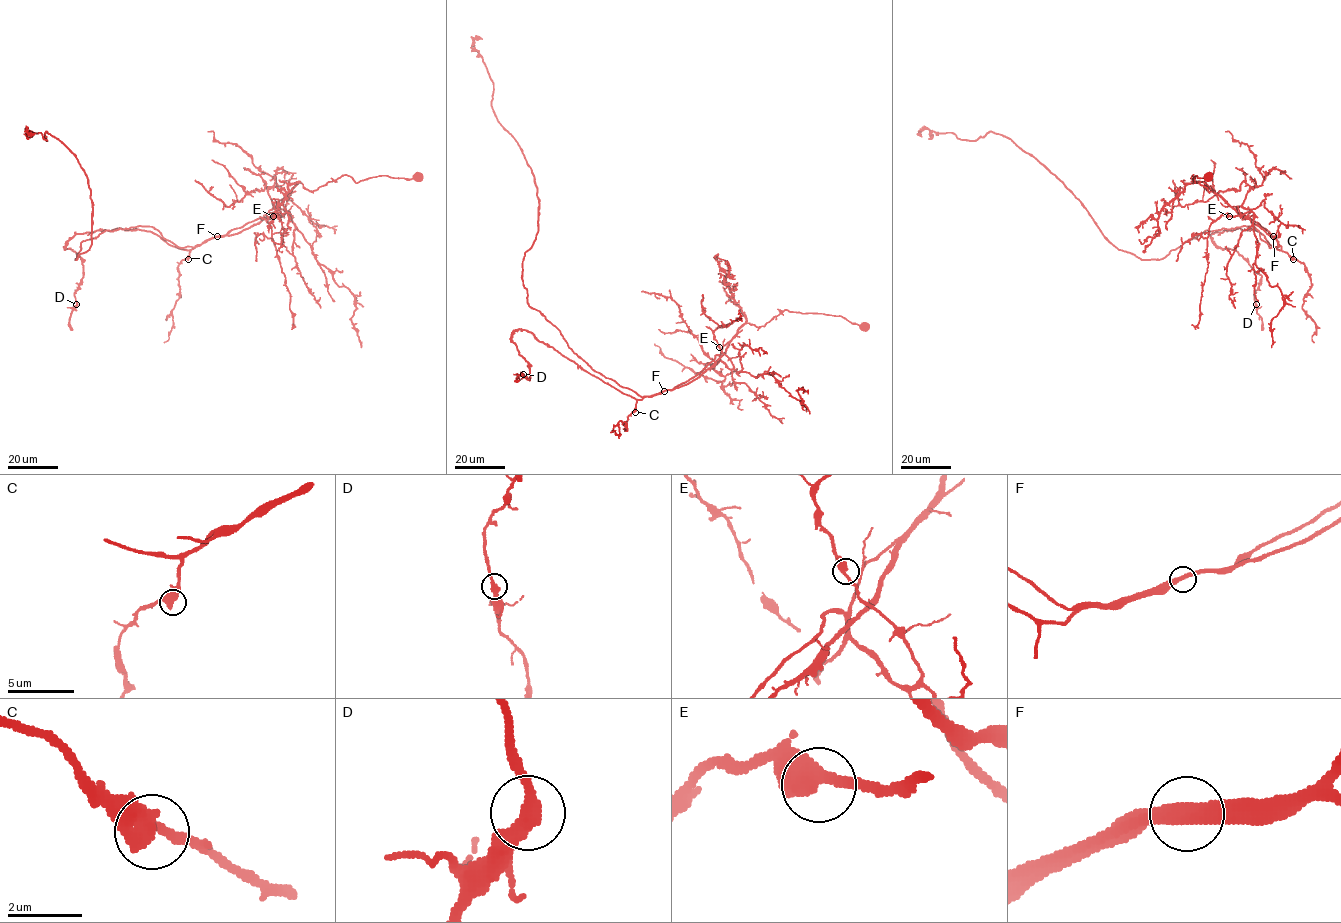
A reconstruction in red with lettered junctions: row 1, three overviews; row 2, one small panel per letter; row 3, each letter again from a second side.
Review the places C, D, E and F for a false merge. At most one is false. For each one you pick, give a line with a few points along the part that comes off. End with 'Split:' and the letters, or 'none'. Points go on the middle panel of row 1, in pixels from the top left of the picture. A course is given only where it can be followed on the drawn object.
F: course (663, 391), (631, 397), (520, 329), (512, 341), (530, 375), (529, 380), (521, 372), (519, 380)
Split: F

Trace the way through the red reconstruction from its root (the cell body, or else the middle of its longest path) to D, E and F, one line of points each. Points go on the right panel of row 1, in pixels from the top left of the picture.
D: (1207, 176), (1196, 175), (1195, 183), (1191, 177), (1281, 247), (1252, 229), (1210, 235), (1261, 276), (1256, 304)
E: (1207, 176), (1196, 175), (1195, 183), (1191, 177), (1208, 192), (1204, 182), (1230, 206), (1250, 210), (1229, 216)
F: (1207, 176), (1196, 175), (1195, 183), (1191, 177), (1208, 192), (1204, 182), (1273, 236)

